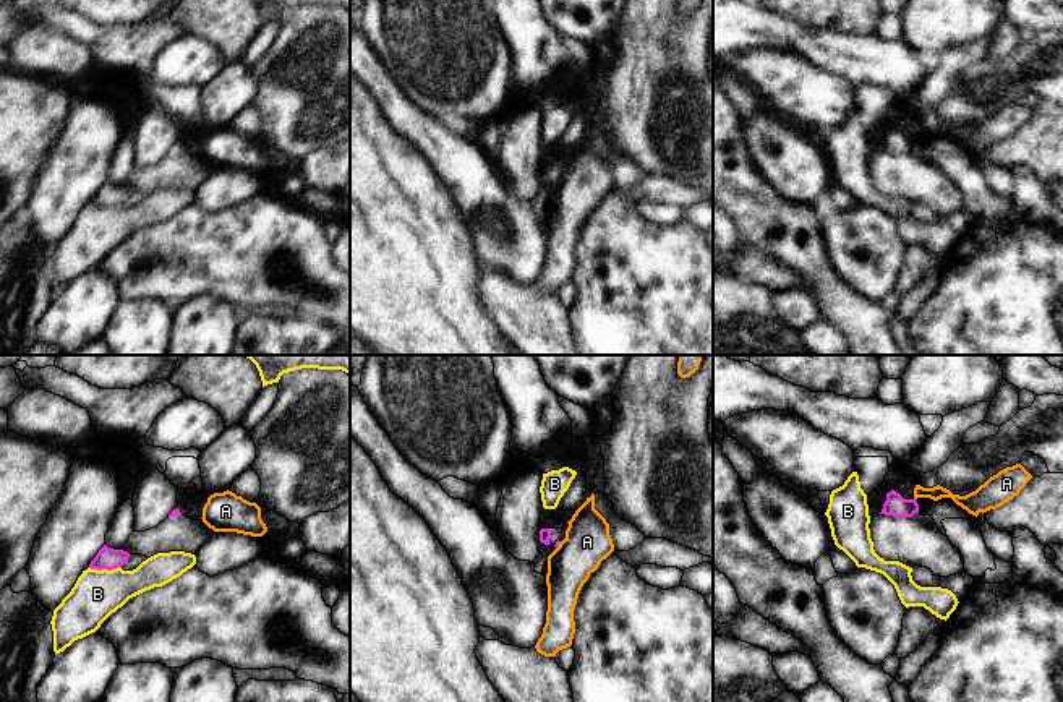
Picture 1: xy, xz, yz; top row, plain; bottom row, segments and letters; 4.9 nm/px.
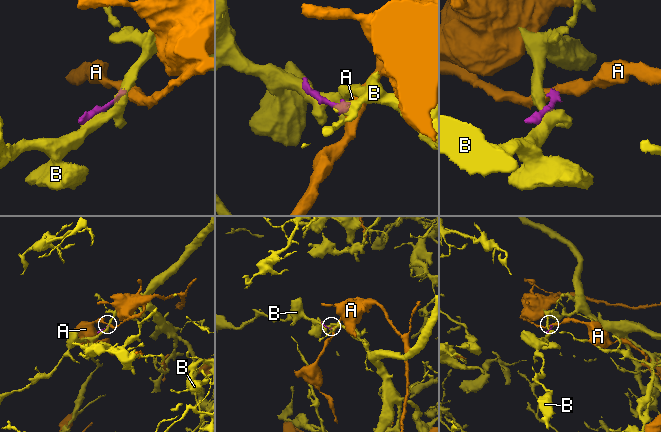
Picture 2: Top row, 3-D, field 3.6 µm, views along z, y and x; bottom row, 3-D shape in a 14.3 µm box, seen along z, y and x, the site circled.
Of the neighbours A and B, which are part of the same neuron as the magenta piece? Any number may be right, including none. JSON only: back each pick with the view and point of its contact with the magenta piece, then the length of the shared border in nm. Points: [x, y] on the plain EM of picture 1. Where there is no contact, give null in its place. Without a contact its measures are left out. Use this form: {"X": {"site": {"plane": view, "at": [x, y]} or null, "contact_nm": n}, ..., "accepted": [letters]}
{"accepted": []}

